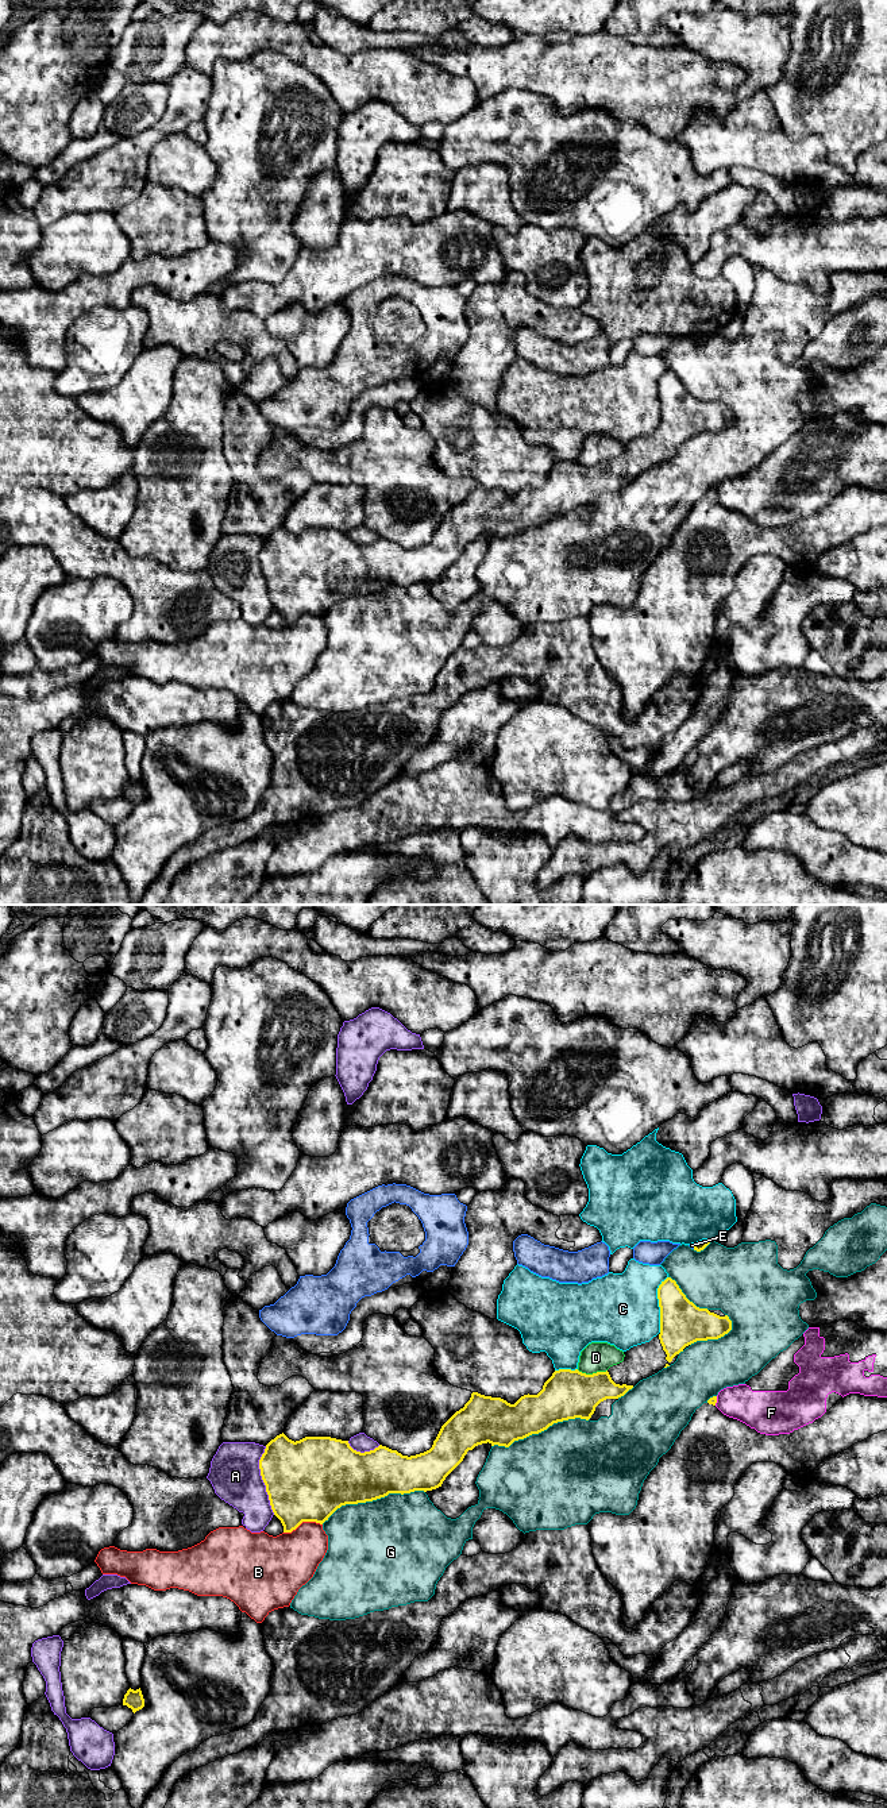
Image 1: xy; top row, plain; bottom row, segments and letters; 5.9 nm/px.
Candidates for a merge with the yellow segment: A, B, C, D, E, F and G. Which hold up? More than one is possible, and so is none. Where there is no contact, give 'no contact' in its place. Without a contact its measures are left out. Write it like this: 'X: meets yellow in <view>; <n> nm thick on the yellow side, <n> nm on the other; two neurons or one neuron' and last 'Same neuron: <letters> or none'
A: meets yellow in xy; 460 nm thick on the yellow side, 300 nm on the other; two neurons
B: meets yellow in xy; 480 nm thick on the yellow side, 320 nm on the other; two neurons
C: meets yellow in xy; 260 nm thick on the yellow side, 440 nm on the other; two neurons
D: meets yellow in xy; 300 nm thick on the yellow side, 180 nm on the other; two neurons
E: meets yellow in xy; 60 nm thick on the yellow side, 20 nm on the other; two neurons
F: meets yellow in xy; 50 nm thick on the yellow side, 220 nm on the other; two neurons
G: meets yellow in xy; 360 nm thick on the yellow side, 480 nm on the other; two neurons
Same neuron: none

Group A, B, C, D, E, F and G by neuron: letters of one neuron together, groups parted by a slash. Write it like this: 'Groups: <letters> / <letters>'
Groups: A / B / C / D / E / F / G

